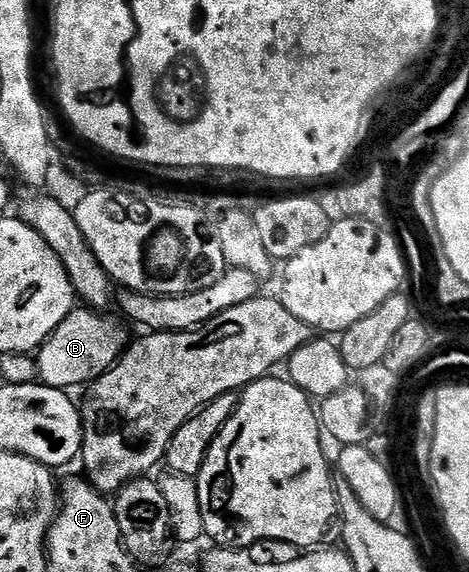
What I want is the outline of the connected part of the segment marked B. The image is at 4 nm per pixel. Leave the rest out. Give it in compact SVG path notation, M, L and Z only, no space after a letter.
M76 309L69 313L69 317L65 317L65 321L61 321L61 325L57 325L55 332L37 352L38 382L44 383L46 387L60 389L82 388L94 383L118 363L119 356L128 346L129 338L123 332L122 322L114 323L103 315L106 314L95 309Z

